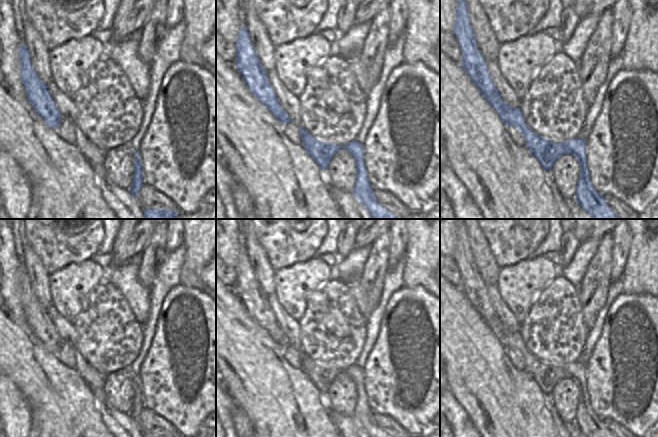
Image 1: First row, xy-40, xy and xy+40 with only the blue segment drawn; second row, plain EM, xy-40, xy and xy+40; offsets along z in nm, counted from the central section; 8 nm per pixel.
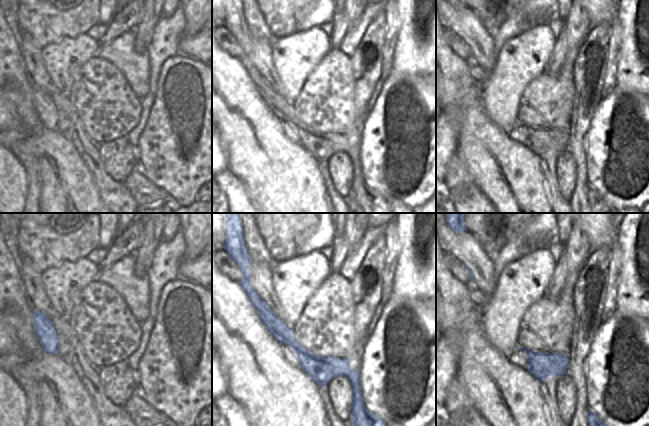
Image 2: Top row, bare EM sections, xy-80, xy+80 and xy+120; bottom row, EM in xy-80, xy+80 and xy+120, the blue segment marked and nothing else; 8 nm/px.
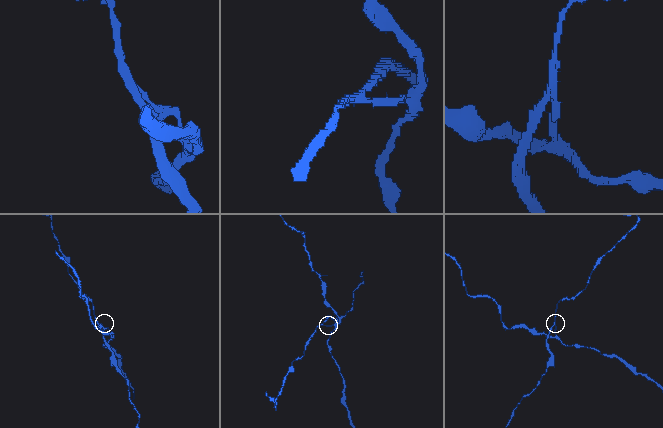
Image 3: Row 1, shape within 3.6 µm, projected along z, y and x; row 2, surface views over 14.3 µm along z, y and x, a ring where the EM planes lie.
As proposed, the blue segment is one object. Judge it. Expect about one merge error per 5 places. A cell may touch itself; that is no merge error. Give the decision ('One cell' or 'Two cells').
Two cells

